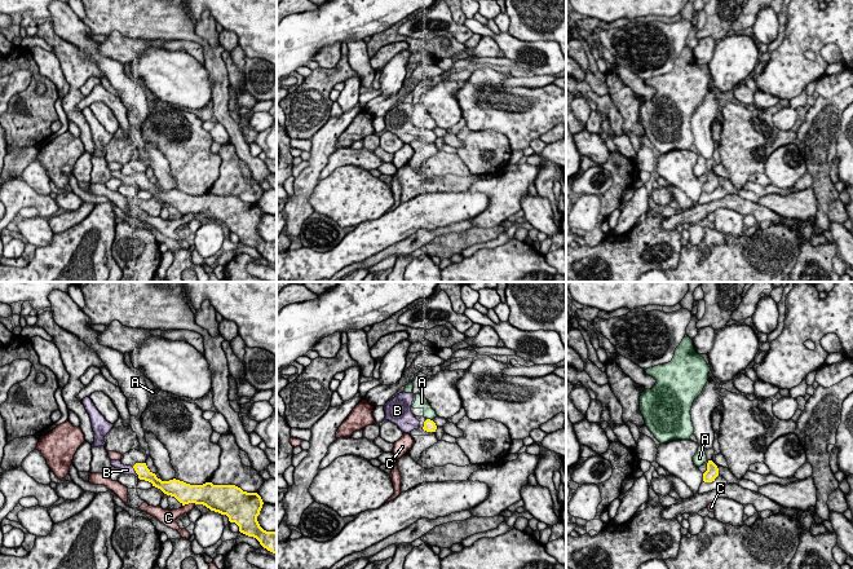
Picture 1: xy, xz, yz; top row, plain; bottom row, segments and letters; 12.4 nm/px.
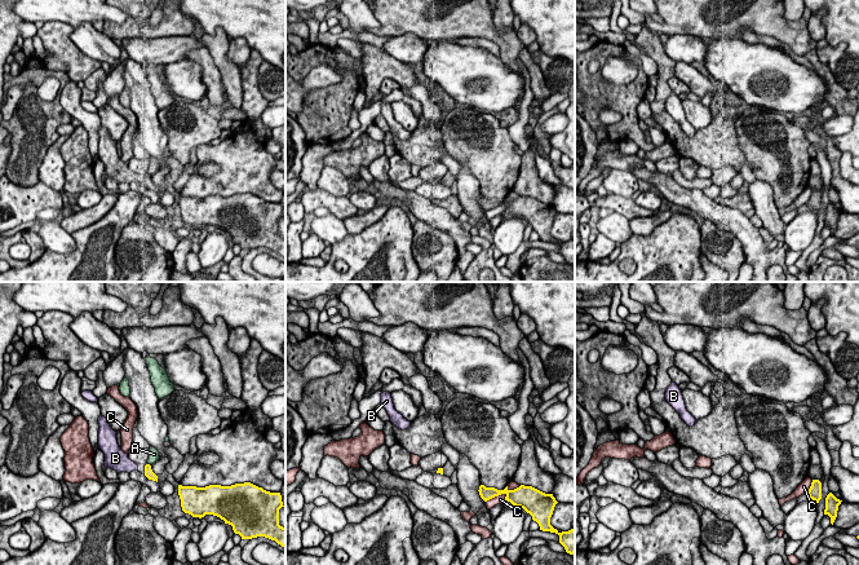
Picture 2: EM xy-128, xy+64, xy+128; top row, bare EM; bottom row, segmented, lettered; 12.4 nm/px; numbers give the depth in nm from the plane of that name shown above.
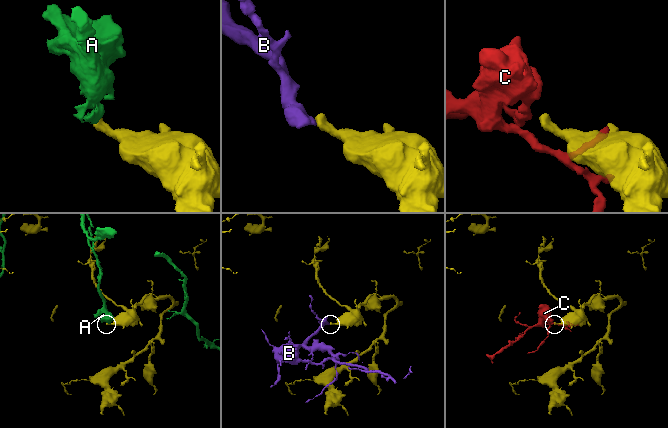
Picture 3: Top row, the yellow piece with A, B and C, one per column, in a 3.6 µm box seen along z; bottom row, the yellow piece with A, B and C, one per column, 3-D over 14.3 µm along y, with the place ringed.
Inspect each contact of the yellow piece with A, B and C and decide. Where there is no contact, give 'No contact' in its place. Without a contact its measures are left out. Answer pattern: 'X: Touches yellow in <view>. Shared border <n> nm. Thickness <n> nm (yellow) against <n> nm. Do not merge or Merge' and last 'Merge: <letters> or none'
A: Touches yellow in xz. Shared border 90 nm. Thickness 160 nm (yellow) against 160 nm. Do not merge
B: Touches yellow in xy. Shared border 100 nm. Thickness 160 nm (yellow) against 130 nm. Merge
C: Touches yellow in xy. Shared border 180 nm. Thickness 280 nm (yellow) against 130 nm. Do not merge
Merge: B

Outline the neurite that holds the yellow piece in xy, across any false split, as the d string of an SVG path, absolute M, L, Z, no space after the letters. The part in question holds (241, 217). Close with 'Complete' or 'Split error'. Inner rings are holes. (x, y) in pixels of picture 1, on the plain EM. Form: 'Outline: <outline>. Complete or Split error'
Outline: M111 171L111 176L120 178L124 185L138 185L140 190L153 194L164 204L174 207L182 216L189 213L203 215L211 221L226 225L230 233L239 237L239 242L256 248L268 261L277 264L277 241L264 241L257 226L262 219L262 209L257 203L247 203L235 195L190 195L180 190L162 191L146 173L124 176L120 171Z. Split error

